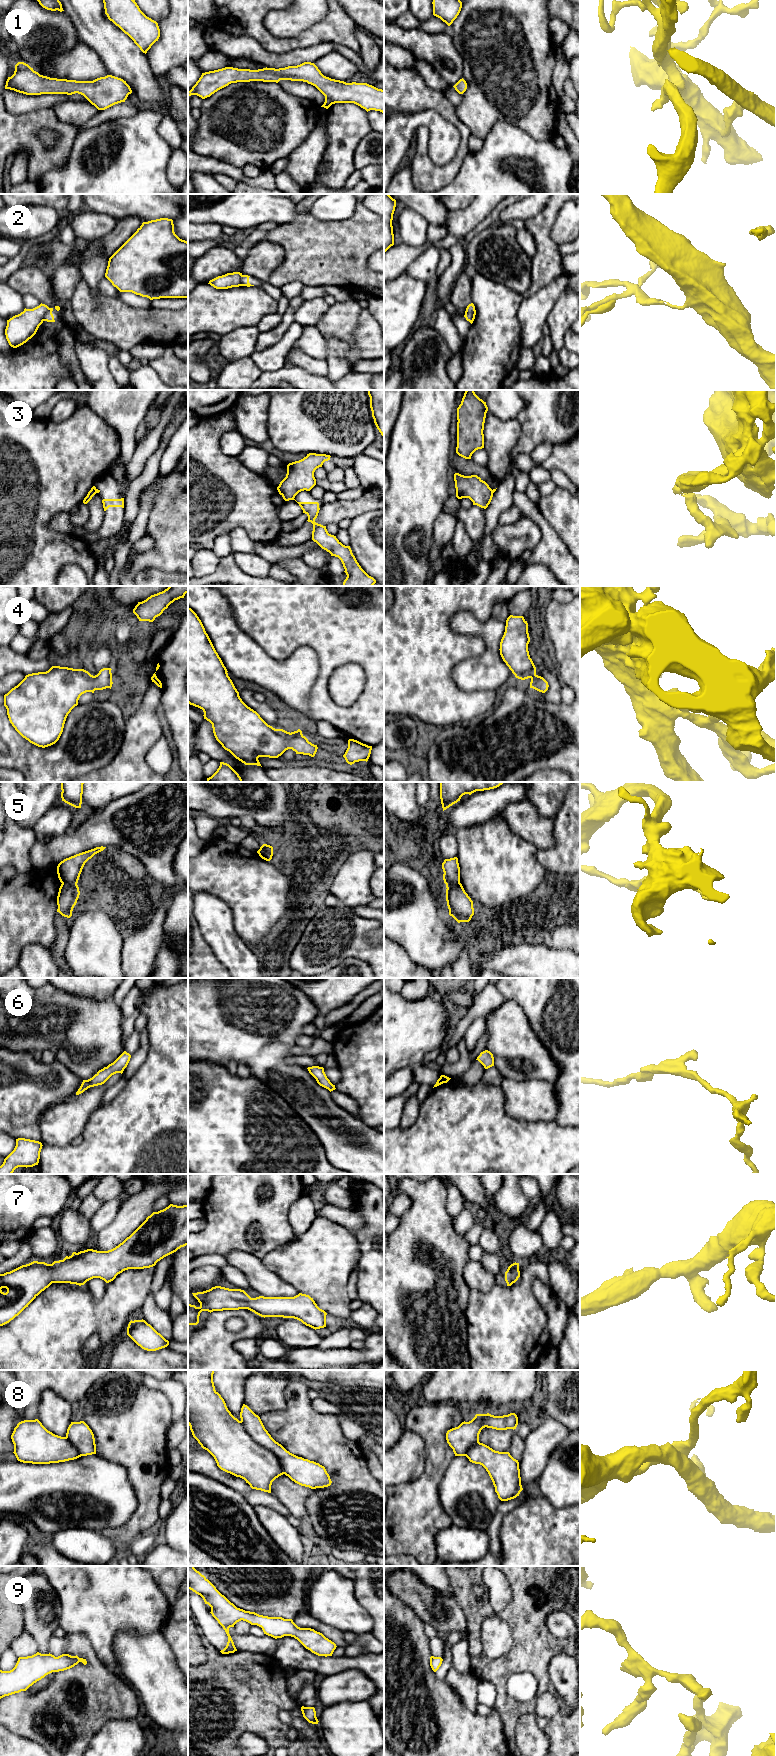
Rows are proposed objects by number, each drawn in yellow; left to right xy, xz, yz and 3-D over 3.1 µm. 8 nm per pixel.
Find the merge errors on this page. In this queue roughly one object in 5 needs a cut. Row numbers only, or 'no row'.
2, 3, 5

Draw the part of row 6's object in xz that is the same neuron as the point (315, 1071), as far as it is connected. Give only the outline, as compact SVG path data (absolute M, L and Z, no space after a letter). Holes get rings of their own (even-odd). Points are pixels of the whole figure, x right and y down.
M312 1066L307 1068L309 1073L316 1079L317 1083L328 1089L330 1092L335 1090L335 1085L333 1085L330 1080L327 1078L324 1068L319 1066Z

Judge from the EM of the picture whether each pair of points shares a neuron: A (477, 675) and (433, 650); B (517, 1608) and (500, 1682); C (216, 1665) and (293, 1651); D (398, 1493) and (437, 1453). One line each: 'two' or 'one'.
A: two
B: one
C: two
D: one

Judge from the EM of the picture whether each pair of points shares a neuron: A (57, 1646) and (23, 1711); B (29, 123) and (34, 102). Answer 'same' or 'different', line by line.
A: different
B: different

